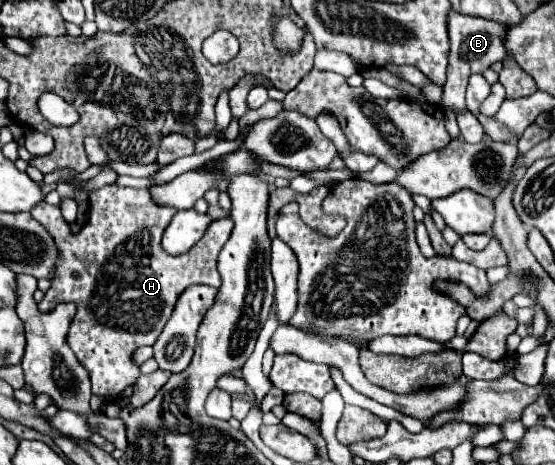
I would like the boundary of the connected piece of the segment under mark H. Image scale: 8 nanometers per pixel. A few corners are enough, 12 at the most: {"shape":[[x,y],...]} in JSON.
{"shape":[[88,193],[38,309],[78,305],[68,345],[106,401],[140,377],[190,285],[220,287],[232,219],[168,255],[176,209]]}

